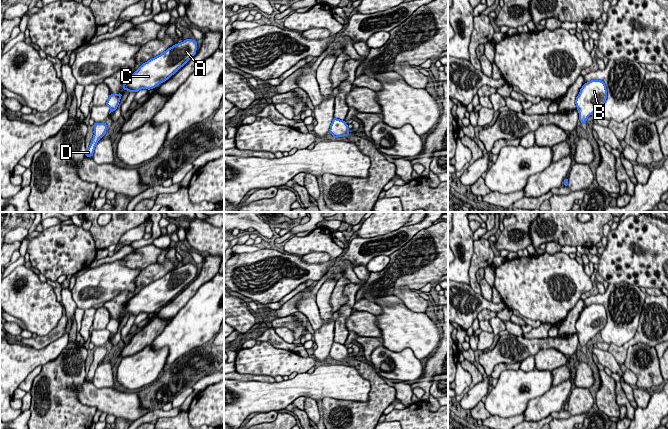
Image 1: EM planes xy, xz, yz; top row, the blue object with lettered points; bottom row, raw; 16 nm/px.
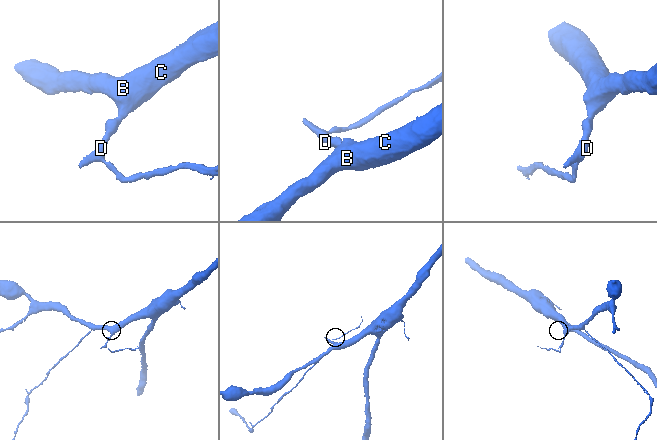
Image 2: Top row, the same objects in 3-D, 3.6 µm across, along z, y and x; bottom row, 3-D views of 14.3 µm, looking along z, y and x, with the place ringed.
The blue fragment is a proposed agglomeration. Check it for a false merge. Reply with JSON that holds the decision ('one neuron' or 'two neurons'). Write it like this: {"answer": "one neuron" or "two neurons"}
{"answer": "one neuron"}

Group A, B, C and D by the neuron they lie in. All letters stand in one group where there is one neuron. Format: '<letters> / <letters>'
A B C D

